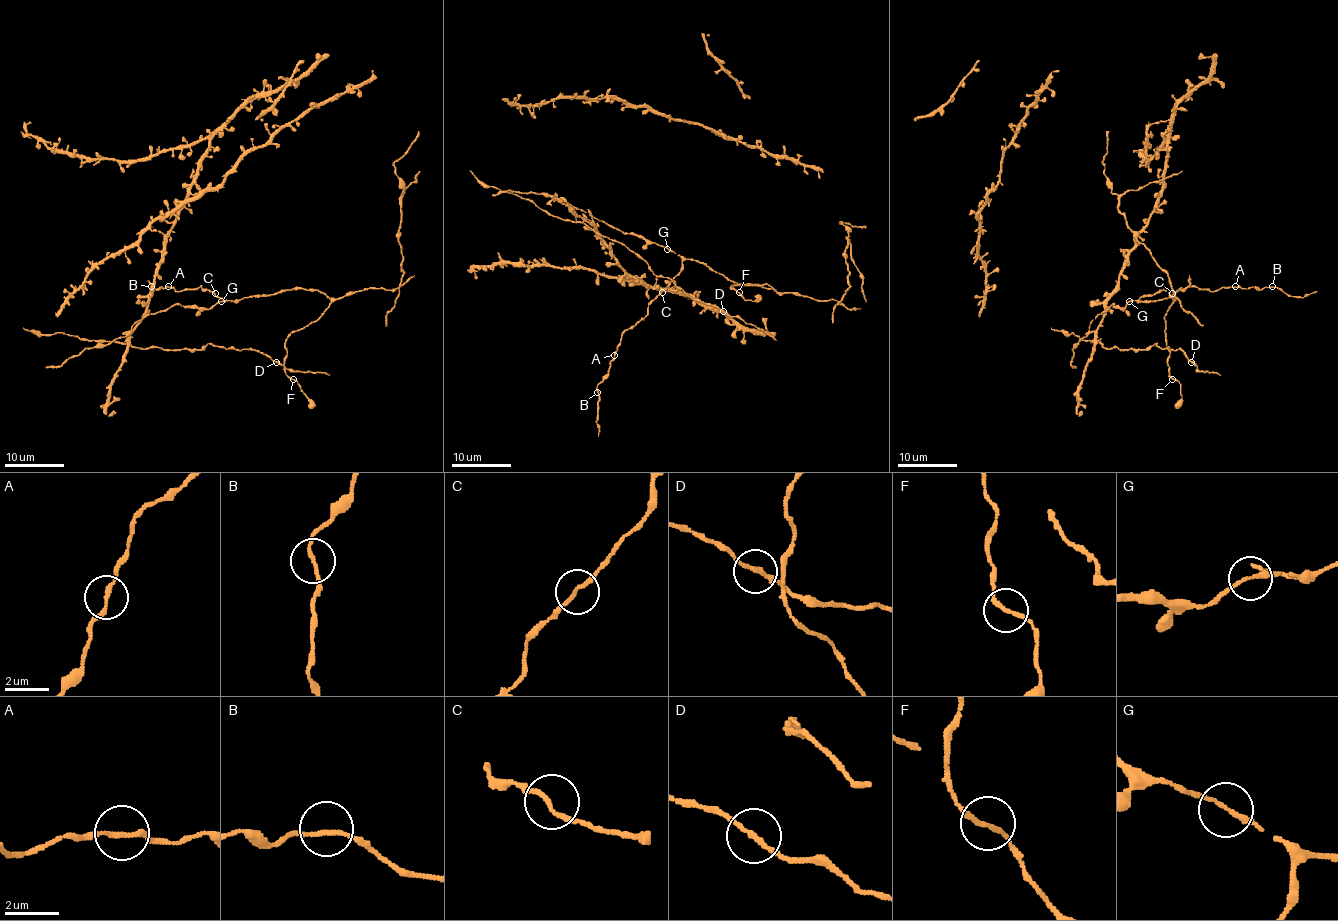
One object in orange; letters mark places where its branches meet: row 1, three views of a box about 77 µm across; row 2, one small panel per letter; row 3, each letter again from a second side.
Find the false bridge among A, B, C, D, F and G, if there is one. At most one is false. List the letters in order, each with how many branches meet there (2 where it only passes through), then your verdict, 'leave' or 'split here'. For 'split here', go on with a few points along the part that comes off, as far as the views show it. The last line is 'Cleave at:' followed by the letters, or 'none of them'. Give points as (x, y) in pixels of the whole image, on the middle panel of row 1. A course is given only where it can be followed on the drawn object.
A: 2 | leave
B: 2 | leave
C: 2 | leave
D: 2 | leave
F: 2 | leave
G: 2 | leave
Cleave at: none of them

